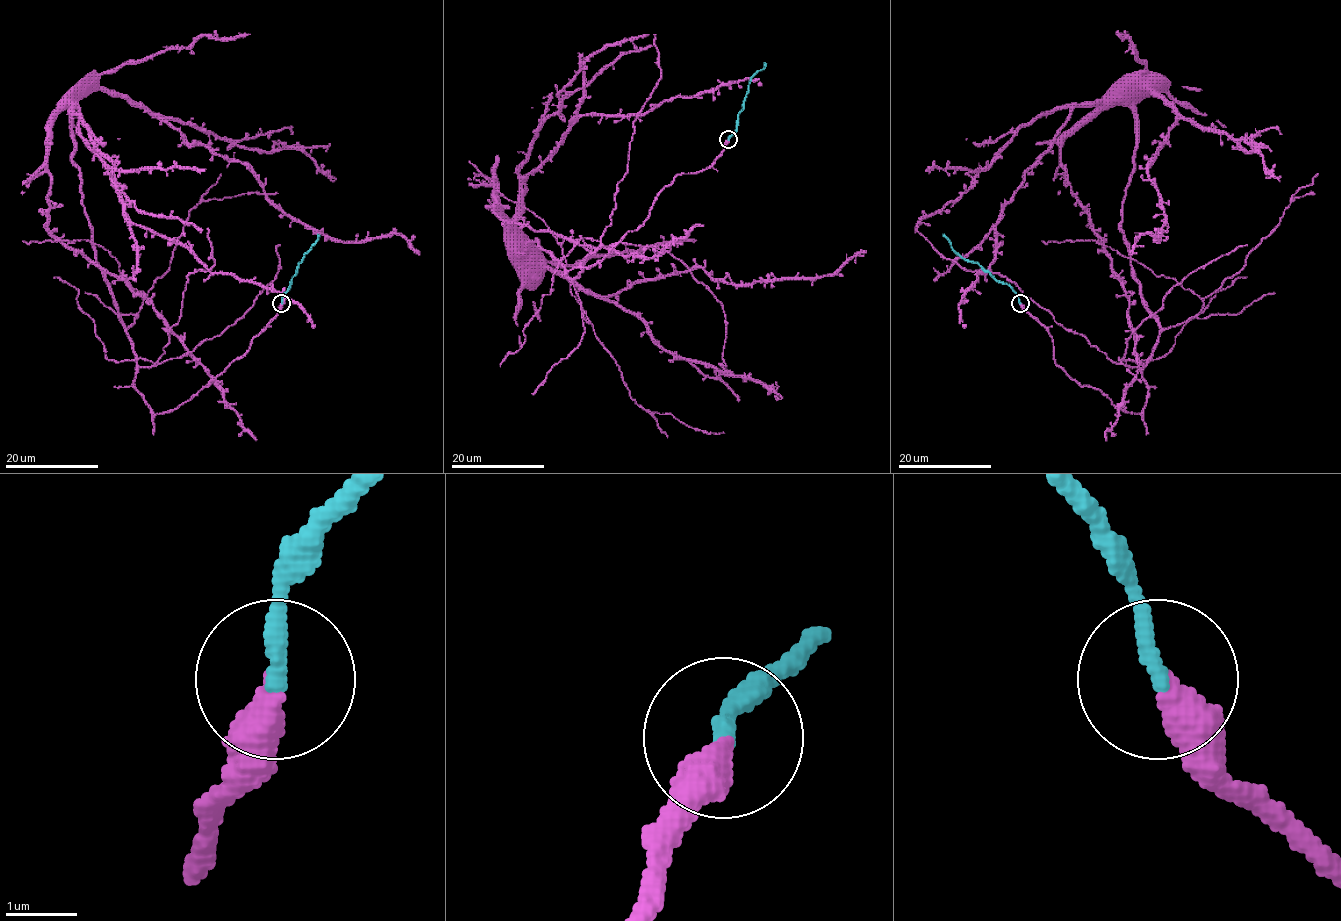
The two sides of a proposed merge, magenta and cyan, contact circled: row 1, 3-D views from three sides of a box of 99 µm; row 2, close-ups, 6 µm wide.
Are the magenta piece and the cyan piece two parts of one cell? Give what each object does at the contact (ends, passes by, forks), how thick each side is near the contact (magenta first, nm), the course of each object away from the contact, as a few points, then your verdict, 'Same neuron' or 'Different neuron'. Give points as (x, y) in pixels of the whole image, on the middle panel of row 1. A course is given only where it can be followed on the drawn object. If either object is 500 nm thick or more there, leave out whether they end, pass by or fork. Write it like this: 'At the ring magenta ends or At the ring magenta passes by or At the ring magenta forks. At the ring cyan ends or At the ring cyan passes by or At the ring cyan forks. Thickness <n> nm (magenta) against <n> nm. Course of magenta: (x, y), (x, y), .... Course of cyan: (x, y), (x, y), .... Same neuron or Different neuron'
At the ring magenta ends. At the ring cyan ends. Thickness 440 nm (magenta) against 260 nm. Course of magenta: (728, 140), (573, 279), (537, 241), (519, 255), (493, 181), (503, 220), (623, 255), (652, 257), (702, 226). Course of cyan: (728, 139), (735, 131), (749, 81), (764, 67), (764, 62). Same neuron

